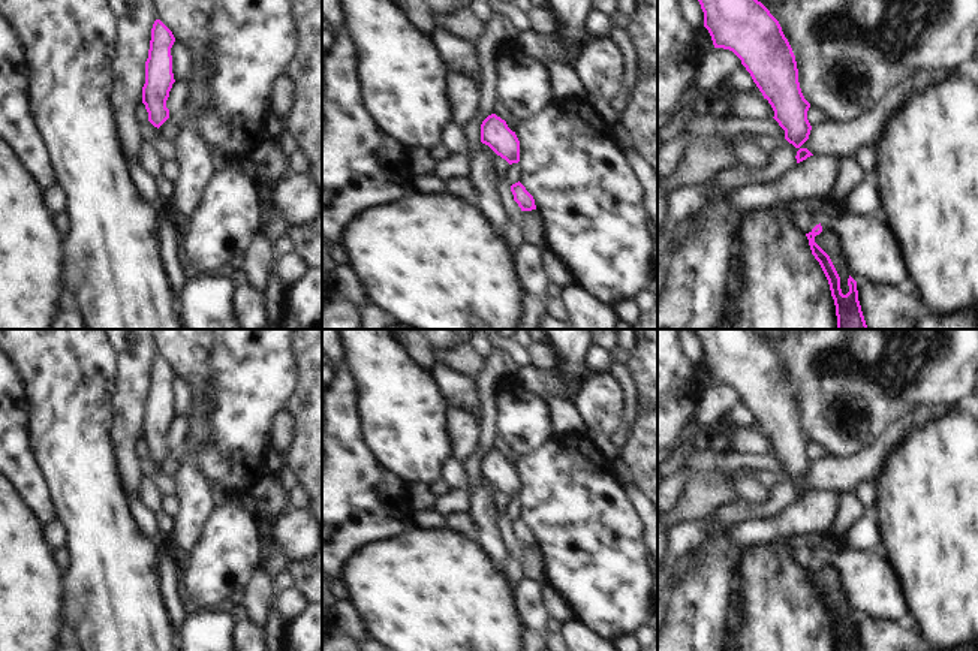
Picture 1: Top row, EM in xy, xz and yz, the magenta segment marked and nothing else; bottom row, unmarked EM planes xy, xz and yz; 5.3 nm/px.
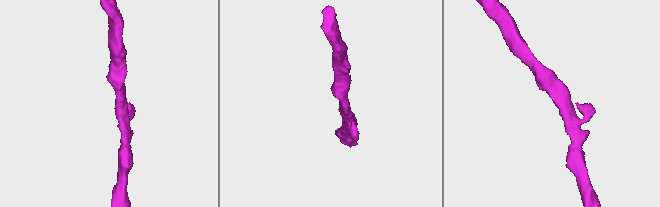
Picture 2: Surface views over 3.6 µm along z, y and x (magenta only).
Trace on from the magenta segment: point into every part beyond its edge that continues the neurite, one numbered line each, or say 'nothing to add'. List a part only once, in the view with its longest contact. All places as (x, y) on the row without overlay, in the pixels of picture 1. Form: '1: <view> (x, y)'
nothing to add

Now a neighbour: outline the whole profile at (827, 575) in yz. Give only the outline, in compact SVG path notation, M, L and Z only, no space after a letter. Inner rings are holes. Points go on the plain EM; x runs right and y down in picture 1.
M821 557L821 561L822 567L815 572L815 578L830 591L840 612L842 629L846 630L849 627L848 614L851 609L842 585L842 579L839 576L839 572L831 566L827 557Z

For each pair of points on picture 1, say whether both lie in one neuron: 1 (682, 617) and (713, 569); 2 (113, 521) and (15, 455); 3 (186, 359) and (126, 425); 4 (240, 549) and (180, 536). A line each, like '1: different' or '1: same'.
1: same
2: different
3: different
4: different

